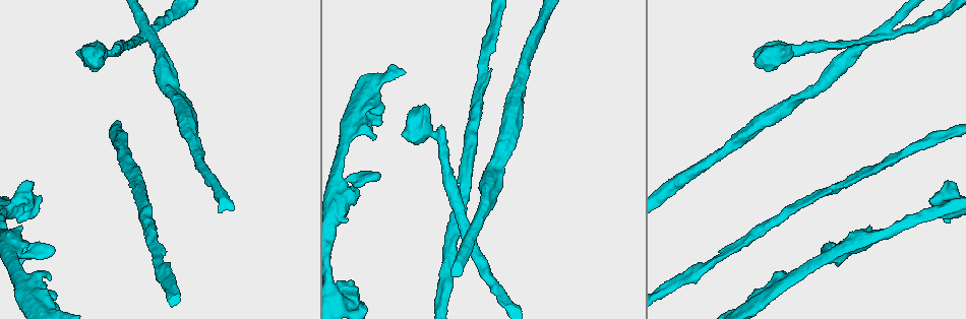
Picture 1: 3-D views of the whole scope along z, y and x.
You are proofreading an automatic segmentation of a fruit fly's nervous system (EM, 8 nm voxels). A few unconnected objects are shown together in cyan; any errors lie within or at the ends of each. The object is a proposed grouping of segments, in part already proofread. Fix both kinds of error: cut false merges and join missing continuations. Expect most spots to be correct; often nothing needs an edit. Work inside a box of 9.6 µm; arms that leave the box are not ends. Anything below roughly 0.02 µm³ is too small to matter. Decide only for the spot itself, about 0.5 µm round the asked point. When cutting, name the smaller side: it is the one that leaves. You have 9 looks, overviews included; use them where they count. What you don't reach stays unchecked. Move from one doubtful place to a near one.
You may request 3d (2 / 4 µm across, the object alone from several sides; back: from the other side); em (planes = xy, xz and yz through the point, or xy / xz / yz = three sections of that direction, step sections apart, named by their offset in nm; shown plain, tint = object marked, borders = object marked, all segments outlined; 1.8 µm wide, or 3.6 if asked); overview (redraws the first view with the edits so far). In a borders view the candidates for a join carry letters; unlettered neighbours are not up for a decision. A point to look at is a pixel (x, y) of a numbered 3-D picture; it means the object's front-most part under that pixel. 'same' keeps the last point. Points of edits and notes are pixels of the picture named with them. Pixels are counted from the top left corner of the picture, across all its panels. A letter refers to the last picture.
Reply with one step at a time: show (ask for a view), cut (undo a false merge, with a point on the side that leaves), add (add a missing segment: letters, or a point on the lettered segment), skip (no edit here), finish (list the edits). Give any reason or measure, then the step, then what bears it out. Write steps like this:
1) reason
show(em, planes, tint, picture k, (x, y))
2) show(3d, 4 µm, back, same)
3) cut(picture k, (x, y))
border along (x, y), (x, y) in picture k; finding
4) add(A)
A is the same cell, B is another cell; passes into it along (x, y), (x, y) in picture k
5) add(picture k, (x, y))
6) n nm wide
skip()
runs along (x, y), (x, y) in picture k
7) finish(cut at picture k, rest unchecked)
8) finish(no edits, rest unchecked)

show(3d, 4 µm, picture 1, (338, 301))

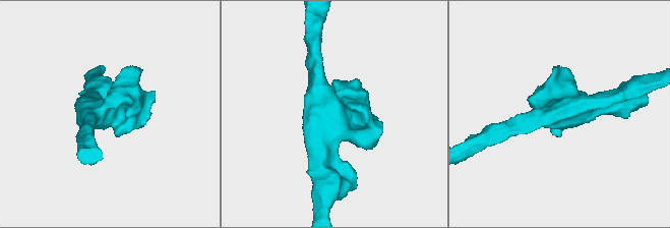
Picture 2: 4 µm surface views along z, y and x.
show(em, yz, step 8, tint, picture 2, (107, 108))

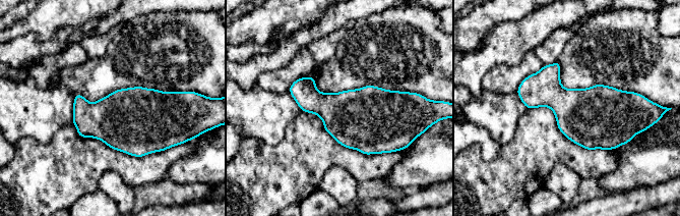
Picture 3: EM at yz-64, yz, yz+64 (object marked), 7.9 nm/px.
show(em, yz, step 8, borders, same)

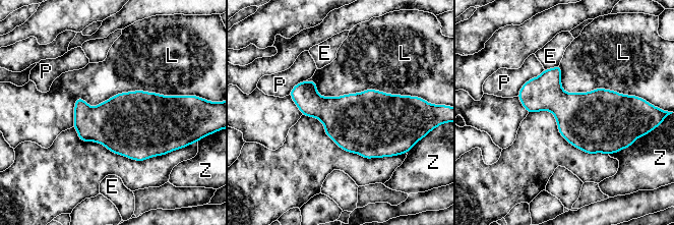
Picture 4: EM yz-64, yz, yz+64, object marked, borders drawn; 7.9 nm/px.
L touches over 900 nm
skip()
E, L, P and Z are other cells; border along (181, 95), (77, 98), (72, 125) in picture 4; one neuron here

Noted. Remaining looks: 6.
four arms meet
show(3d, 4 µm, picture 1, (144, 36))

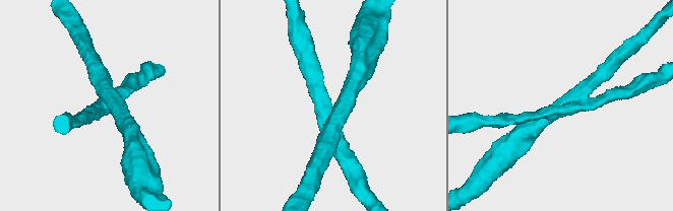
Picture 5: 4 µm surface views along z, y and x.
4 arms; shape alone is not enough
show(em, xz, step 8, tint, picture 5, (333, 110))

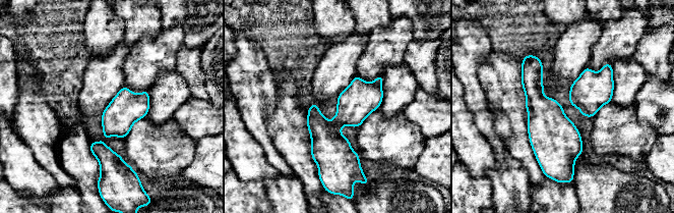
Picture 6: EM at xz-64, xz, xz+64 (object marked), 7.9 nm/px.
another direction
show(em, planes, borders, same)

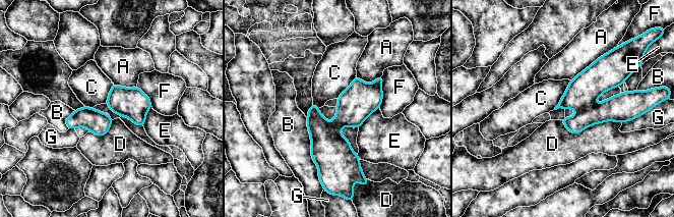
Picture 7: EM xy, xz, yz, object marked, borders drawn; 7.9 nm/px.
240 nm wide
cut(picture 7, (616, 108))
A, B, C, D, E, F and G are other cells; border along (592, 104), (577, 111) in picture 7; a second neuron is stuck on

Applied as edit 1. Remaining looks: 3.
redraw
show(overview)

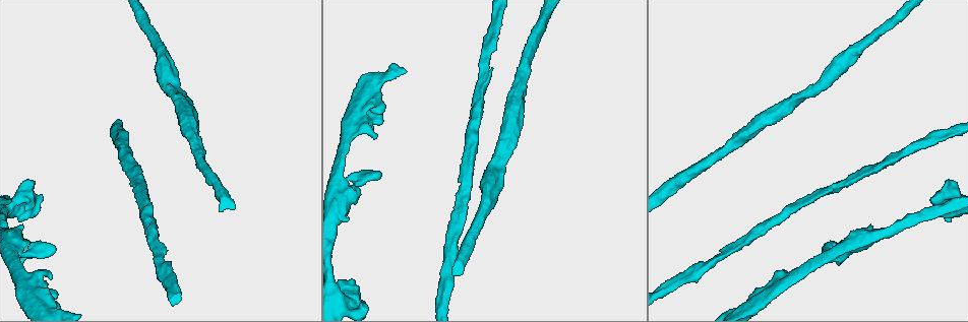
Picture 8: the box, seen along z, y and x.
a fork
show(em, xz, step 8, borders, picture 8, (773, 285))

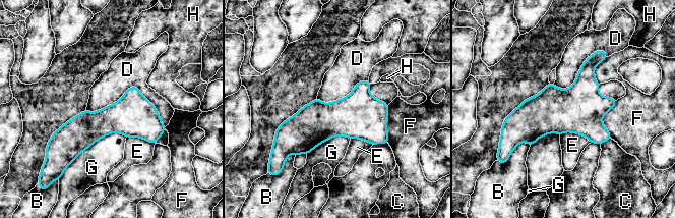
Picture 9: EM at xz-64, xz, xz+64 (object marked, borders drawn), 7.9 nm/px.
another direction
show(em, planes, borders, same)

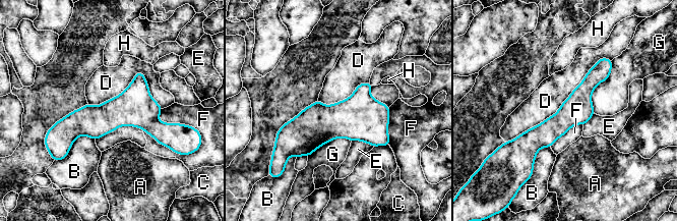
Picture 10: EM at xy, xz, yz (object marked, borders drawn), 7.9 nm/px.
240 nm wide
skip()
A, B, C, D, E, F, G and H are other cells; runs along (609, 67), (545, 134), (514, 142) in picture 10; one neuron here

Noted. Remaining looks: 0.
finish(cut at picture 7, rest unchecked)

